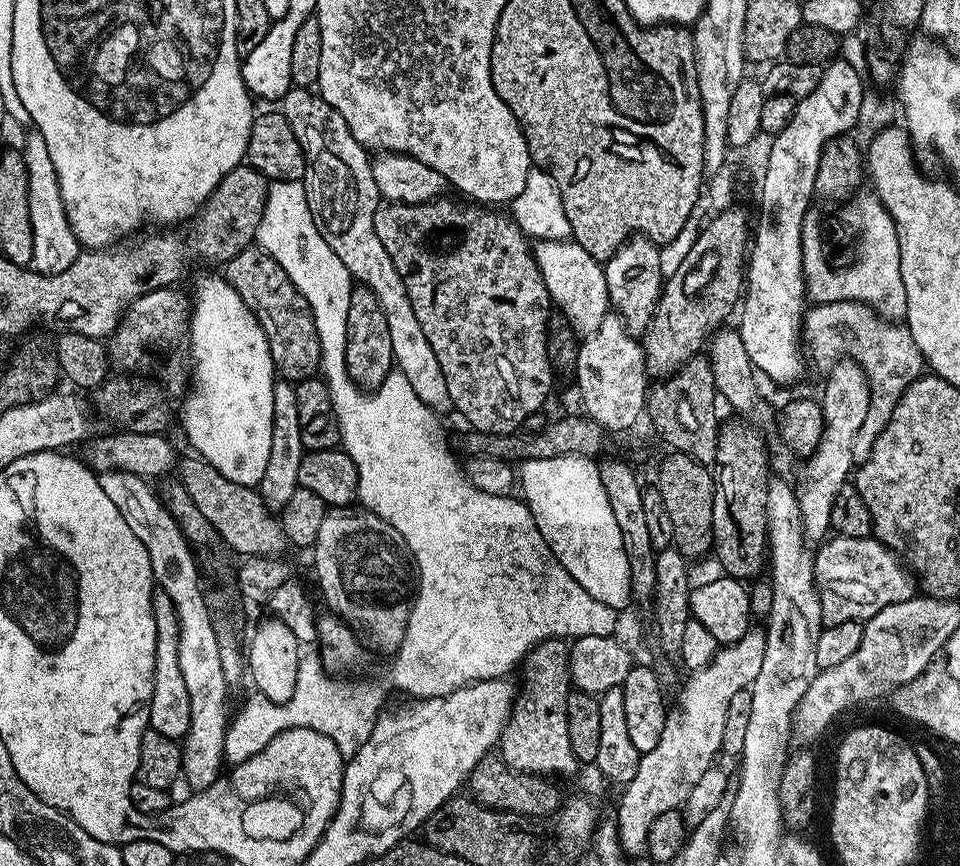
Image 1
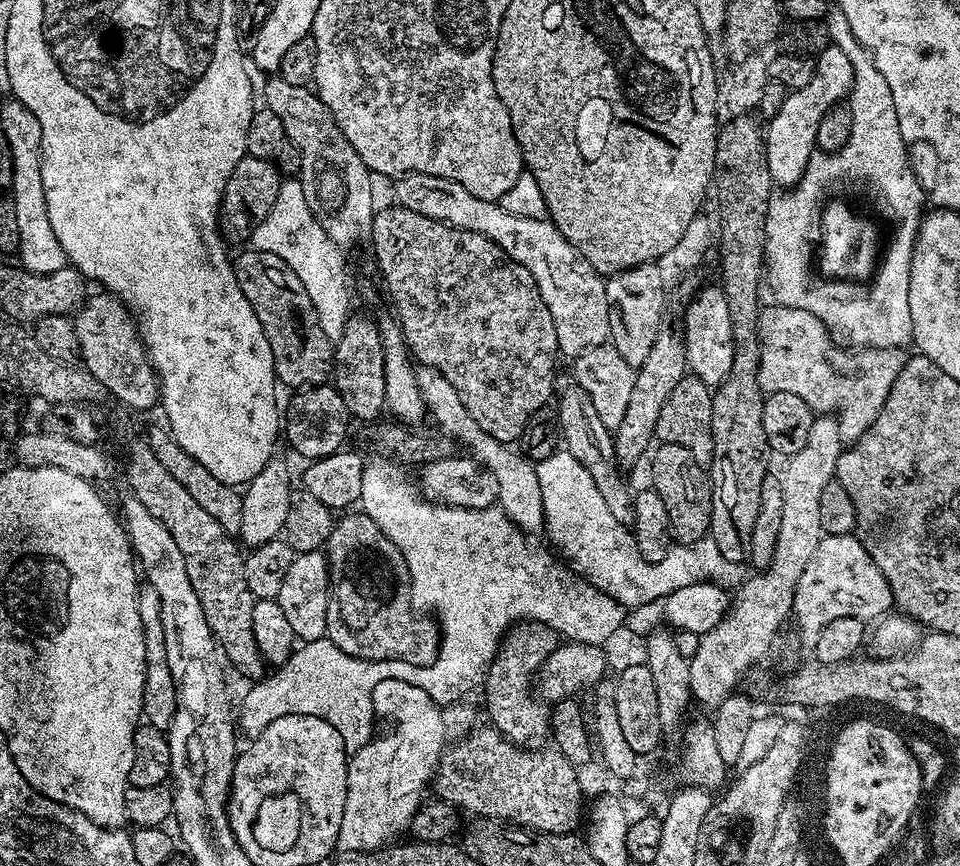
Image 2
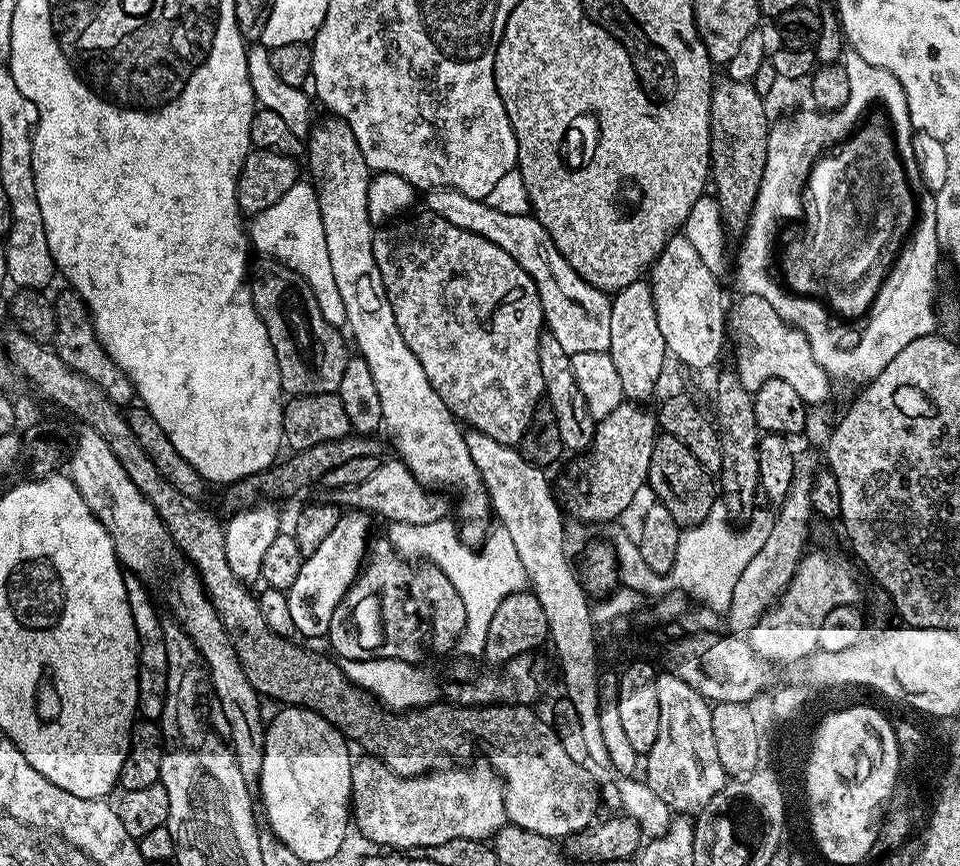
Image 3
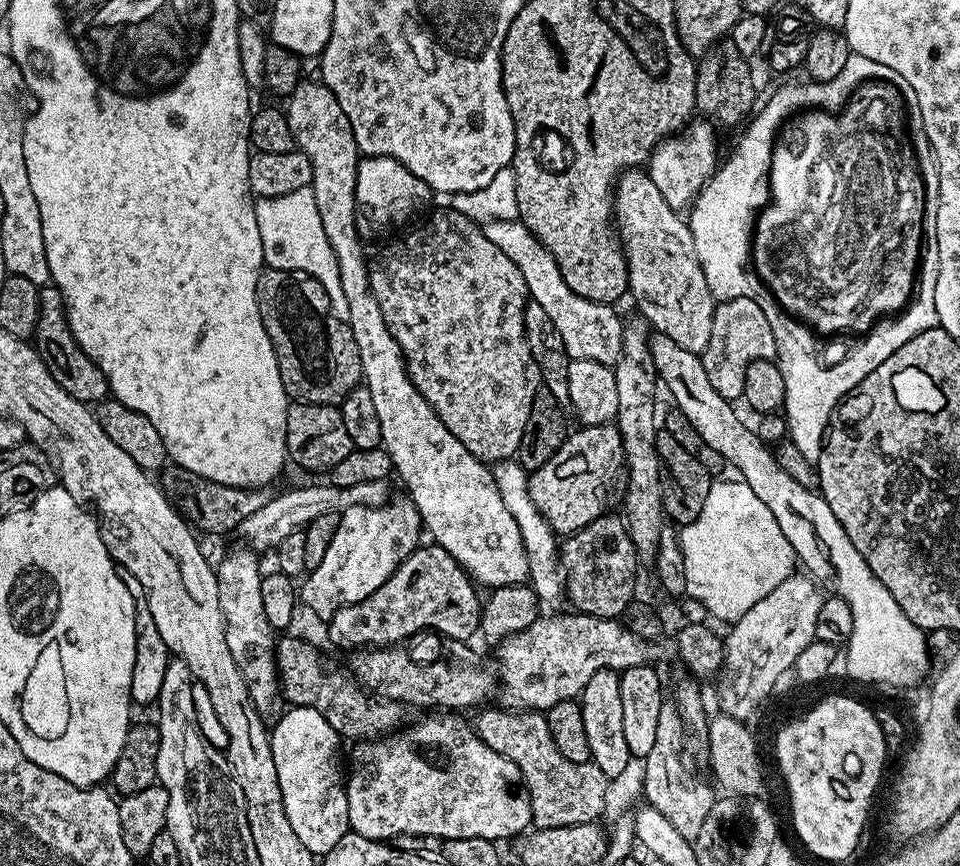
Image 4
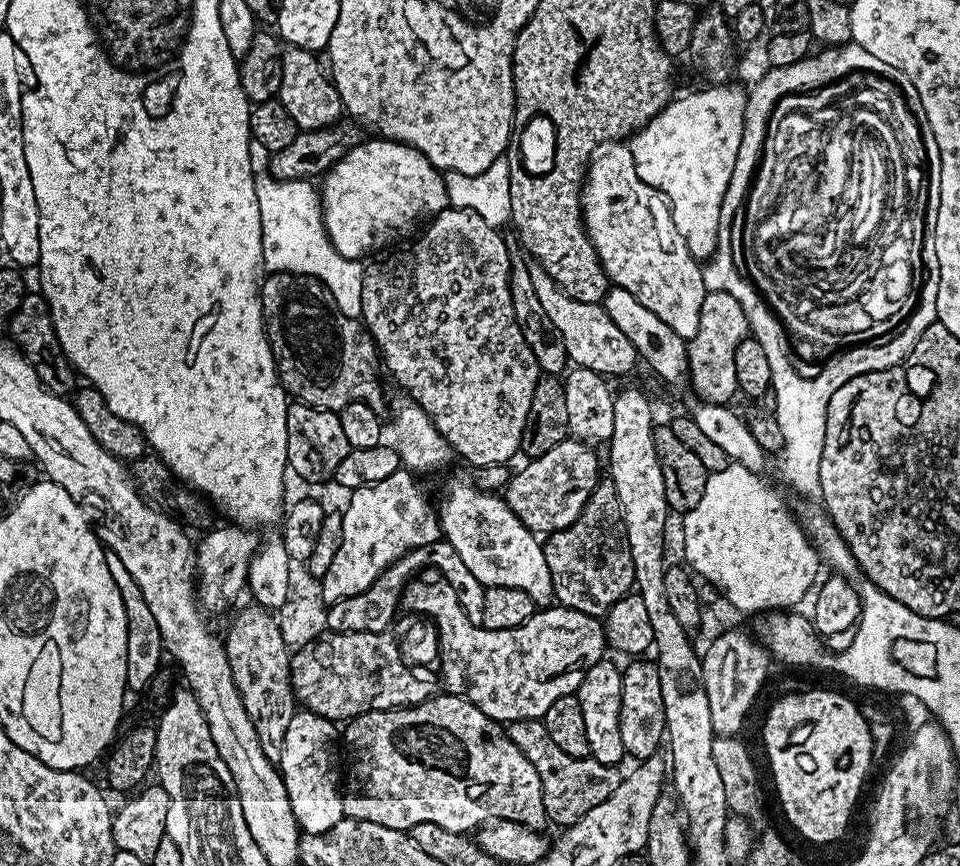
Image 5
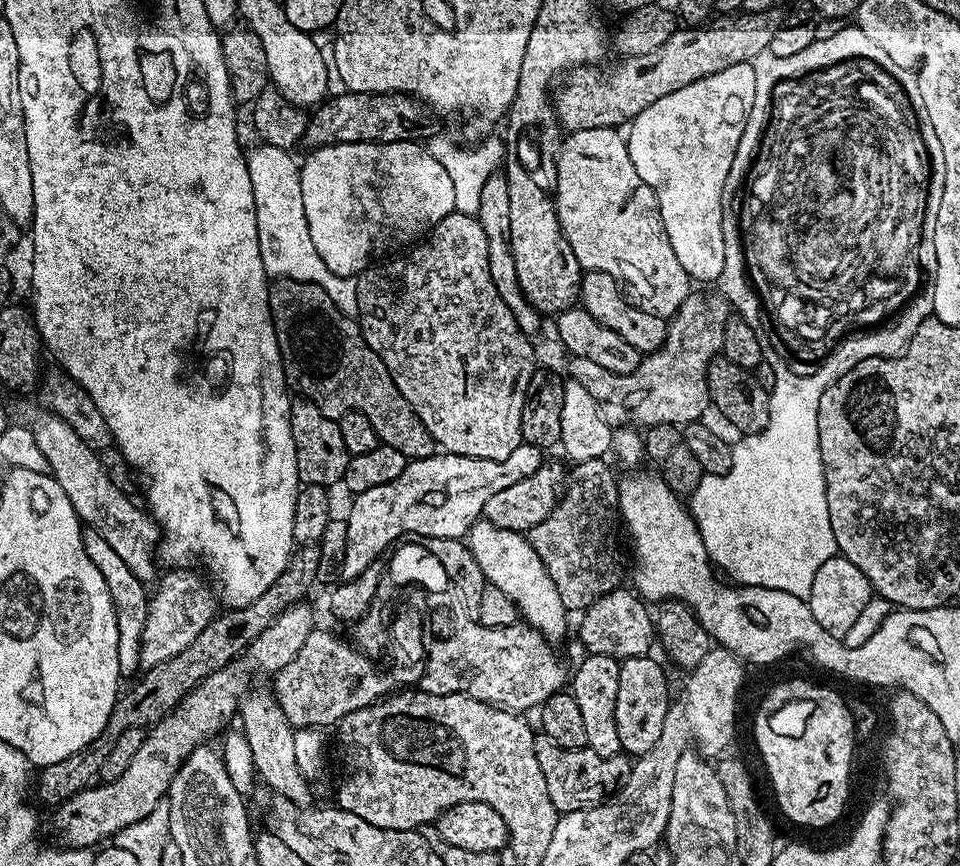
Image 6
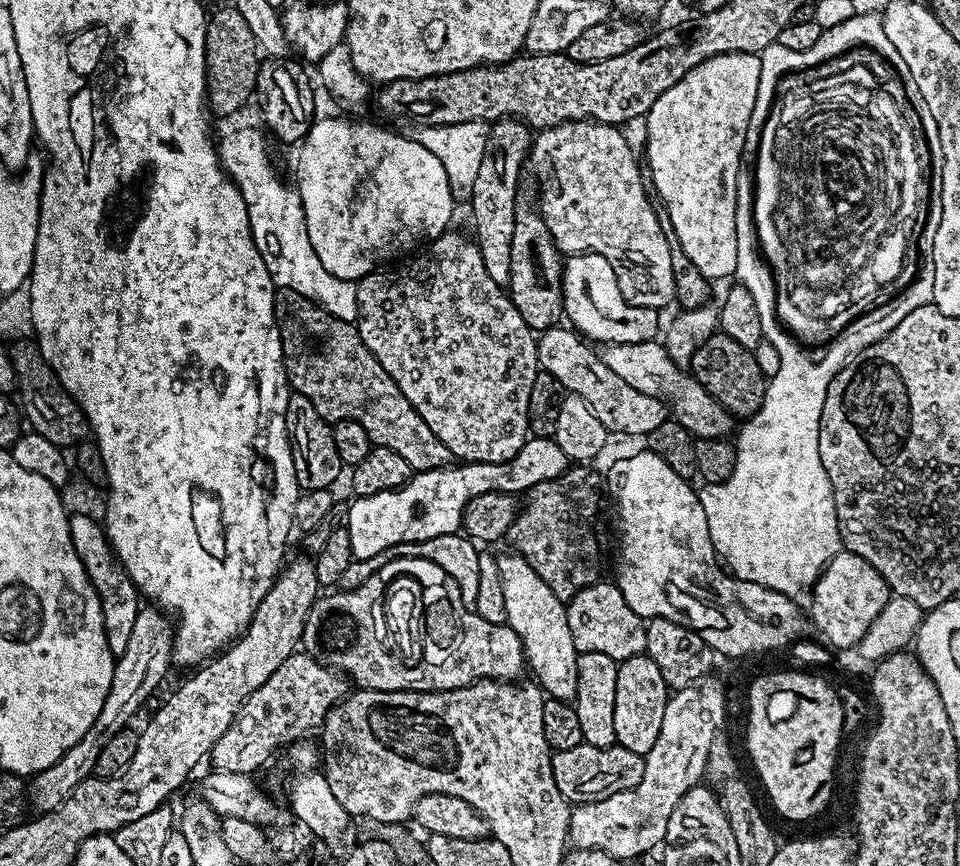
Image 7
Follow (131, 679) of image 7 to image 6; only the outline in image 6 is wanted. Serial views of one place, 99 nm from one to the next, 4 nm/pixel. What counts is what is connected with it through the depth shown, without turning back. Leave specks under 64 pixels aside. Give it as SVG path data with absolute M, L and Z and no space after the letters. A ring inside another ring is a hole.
M180 566L175 570L168 570L165 576L163 573L155 585L156 592L154 588L151 593L146 614L146 627L142 630L141 669L154 667L182 653L182 650L190 646L217 615L217 597L214 592L212 597L207 582L198 573L187 572L188 570L187 567Z

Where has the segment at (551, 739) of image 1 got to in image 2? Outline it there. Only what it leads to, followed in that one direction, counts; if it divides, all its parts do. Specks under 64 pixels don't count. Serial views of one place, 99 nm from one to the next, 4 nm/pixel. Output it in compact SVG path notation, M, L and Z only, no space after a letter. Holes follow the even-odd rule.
M521 620L513 624L500 641L500 648L496 651L482 688L483 691L488 691L484 700L488 703L491 727L497 728L513 744L540 746L549 739L552 710L536 695L533 688L537 670L544 665L546 658L550 658L550 654L554 654L560 643L560 633L537 620Z

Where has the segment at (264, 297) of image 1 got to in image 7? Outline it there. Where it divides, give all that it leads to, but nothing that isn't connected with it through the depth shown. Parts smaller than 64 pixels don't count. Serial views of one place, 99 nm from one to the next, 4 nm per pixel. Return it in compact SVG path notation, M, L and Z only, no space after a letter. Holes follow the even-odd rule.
M276 288L272 305L291 391L310 398L323 420L358 422L375 447L402 454L413 473L453 463L452 451L410 406L394 378L382 370L378 358L362 342L355 323L330 314L322 305L289 288Z

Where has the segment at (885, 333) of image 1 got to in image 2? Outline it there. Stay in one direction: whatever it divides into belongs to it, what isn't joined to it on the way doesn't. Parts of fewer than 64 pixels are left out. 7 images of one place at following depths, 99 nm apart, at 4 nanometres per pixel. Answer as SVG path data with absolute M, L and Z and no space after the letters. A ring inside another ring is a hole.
M791 306L761 307L760 310L760 389L798 394L816 414L832 414L840 407L841 433L861 436L874 422L898 378L906 359L899 348L861 347L832 357L834 337L810 310Z

